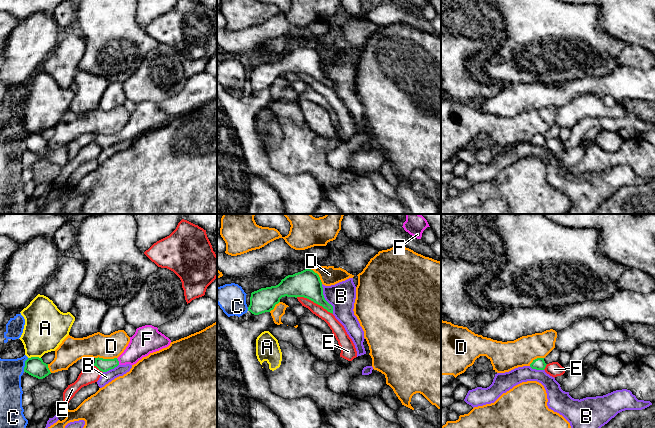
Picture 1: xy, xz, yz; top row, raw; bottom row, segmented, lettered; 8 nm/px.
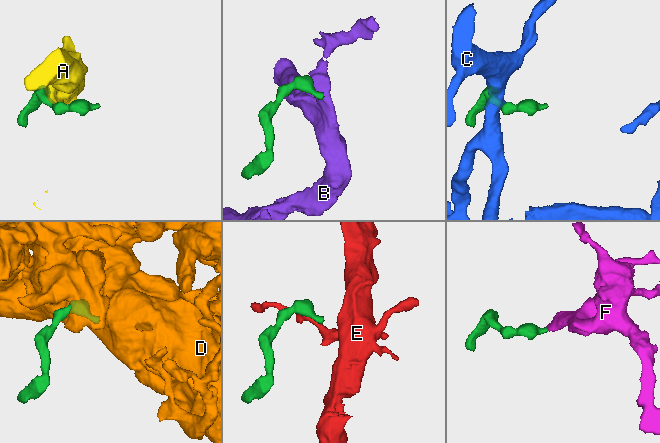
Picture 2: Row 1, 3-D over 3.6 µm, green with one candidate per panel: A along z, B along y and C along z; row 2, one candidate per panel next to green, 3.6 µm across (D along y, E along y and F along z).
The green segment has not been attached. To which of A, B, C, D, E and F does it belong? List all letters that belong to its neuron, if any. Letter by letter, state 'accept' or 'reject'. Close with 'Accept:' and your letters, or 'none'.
A: reject
B: reject
C: reject
D: reject
E: reject
F: accept
Accept: F

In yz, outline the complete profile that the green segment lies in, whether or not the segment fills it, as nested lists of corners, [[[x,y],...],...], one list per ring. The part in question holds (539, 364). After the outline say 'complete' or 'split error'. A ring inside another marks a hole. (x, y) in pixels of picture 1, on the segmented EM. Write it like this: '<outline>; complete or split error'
[[[537,358],[533,360],[533,362],[530,364],[530,367],[536,370],[544,370],[546,365],[547,364],[545,363],[544,358]]]; complete

